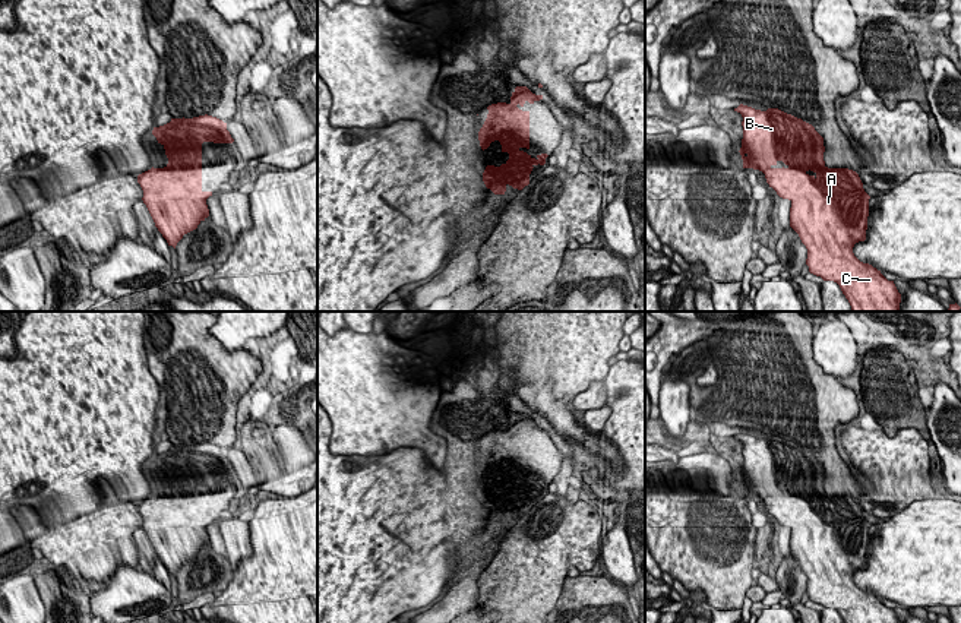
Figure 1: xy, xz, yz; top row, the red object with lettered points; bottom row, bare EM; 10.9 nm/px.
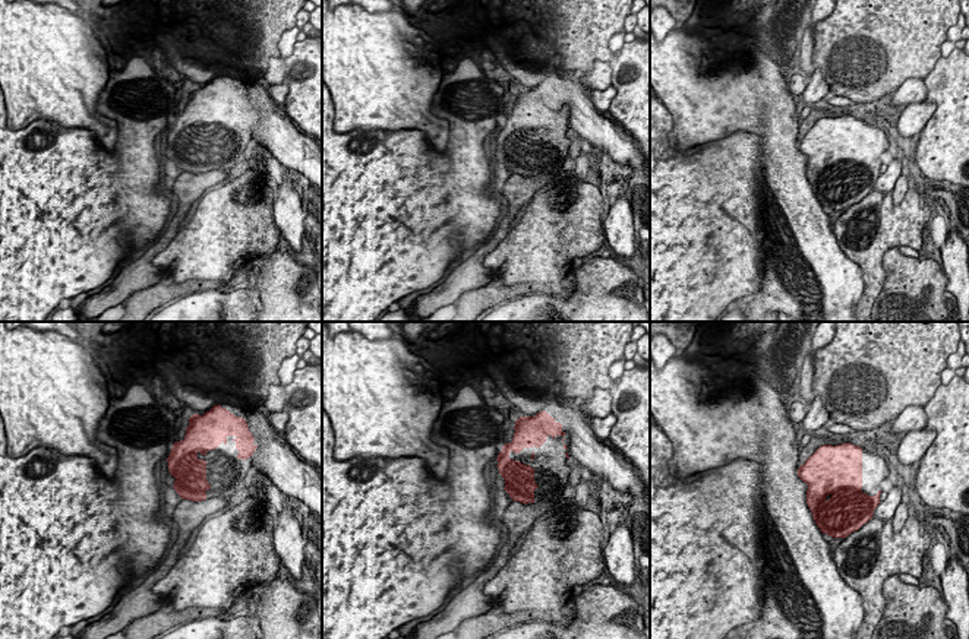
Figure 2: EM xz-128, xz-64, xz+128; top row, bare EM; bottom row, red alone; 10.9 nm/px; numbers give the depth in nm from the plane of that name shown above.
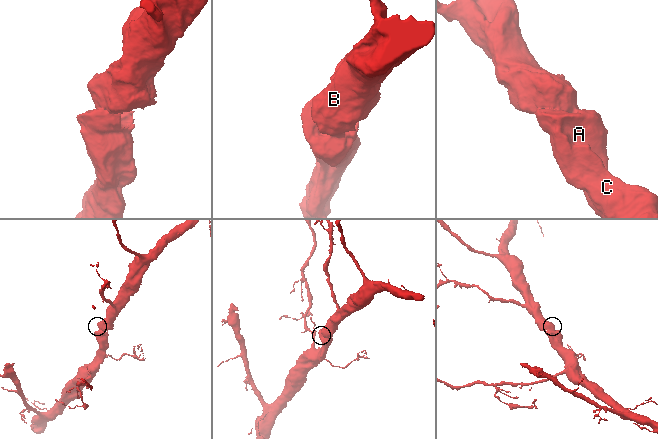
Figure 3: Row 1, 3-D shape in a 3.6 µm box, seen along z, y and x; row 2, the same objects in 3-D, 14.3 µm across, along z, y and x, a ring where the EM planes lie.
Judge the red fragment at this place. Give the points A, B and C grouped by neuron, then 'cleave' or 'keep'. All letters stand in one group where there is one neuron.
A B C; keep

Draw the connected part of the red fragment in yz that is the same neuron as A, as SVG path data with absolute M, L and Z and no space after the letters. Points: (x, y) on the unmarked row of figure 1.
M740 431L734 439L743 445L740 483L743 496L759 497L777 522L791 529L790 554L807 576L809 600L834 608L844 623L901 623L881 598L860 589L853 575L866 567L869 526L859 502L848 496L828 496L824 488L824 465L802 446L778 436L766 439Z

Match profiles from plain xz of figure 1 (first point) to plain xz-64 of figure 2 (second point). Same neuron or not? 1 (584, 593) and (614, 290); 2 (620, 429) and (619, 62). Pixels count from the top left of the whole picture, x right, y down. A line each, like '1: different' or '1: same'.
1: same
2: same

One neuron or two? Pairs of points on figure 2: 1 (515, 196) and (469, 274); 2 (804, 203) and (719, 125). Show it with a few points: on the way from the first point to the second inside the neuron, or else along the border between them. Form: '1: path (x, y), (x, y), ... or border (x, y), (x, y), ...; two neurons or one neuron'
1: path (510, 215), (499, 234), (479, 255); one neuron
2: path (785, 171), (779, 132), (760, 113), (751, 113); one neuron

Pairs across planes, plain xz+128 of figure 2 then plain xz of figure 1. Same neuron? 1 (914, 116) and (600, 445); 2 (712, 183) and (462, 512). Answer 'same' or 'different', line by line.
1: different
2: same

